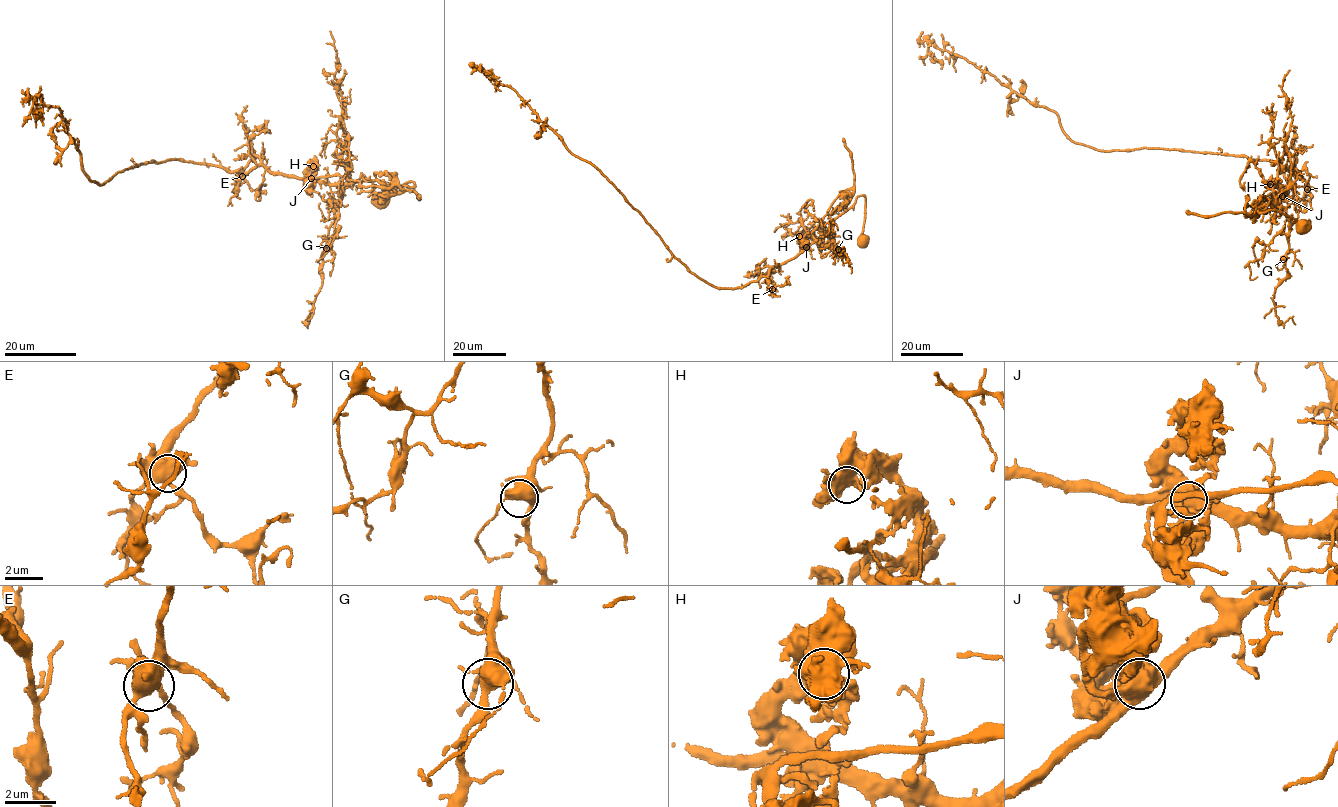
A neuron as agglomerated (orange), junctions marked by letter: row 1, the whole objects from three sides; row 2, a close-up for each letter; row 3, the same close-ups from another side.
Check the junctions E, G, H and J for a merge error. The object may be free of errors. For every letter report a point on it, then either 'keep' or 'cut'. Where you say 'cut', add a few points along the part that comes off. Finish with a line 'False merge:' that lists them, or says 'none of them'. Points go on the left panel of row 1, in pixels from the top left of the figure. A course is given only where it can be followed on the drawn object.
E: place (242, 176); keep
G: place (326, 248); keep
H: place (313, 166); keep
J: place (311, 178); cut; course (311, 178), (304, 180), (342, 176), (358, 180), (364, 187), (394, 185), (414, 191), (419, 199), (419, 196)
False merge: J

